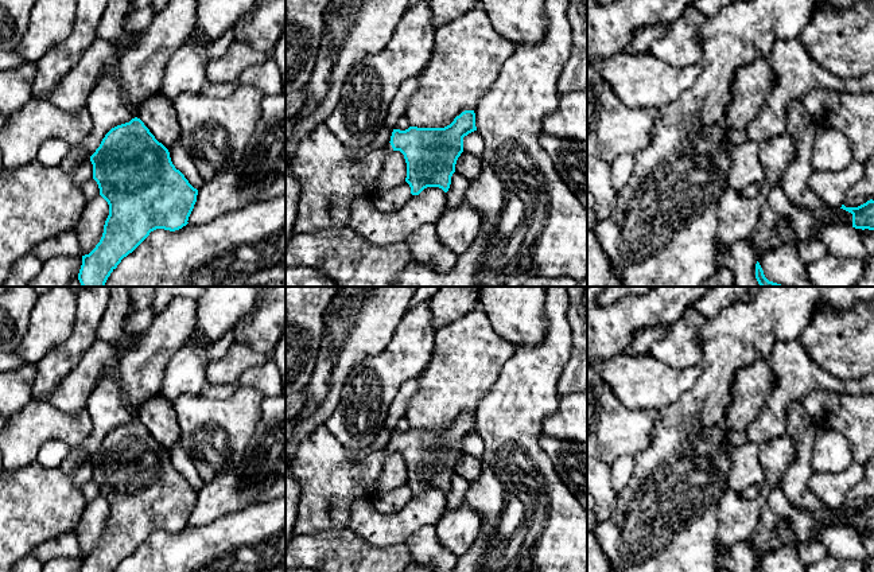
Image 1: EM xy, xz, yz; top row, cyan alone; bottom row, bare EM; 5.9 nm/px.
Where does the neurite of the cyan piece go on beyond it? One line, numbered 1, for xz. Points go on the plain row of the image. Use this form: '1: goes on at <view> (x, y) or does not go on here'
1: goes on at xz (329, 482)

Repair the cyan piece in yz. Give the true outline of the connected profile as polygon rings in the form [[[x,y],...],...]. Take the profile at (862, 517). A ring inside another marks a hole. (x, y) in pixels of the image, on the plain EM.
[[[870,501],[858,509],[846,509],[842,506],[843,511],[852,515],[852,529],[855,530],[869,530],[874,532],[874,502]]]

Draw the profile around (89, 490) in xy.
[[[93,479],[89,480],[88,483],[83,483],[81,486],[81,491],[86,502],[100,495],[98,486]]]

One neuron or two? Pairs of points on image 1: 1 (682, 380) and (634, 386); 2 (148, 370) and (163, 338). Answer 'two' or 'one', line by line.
1: one
2: one

